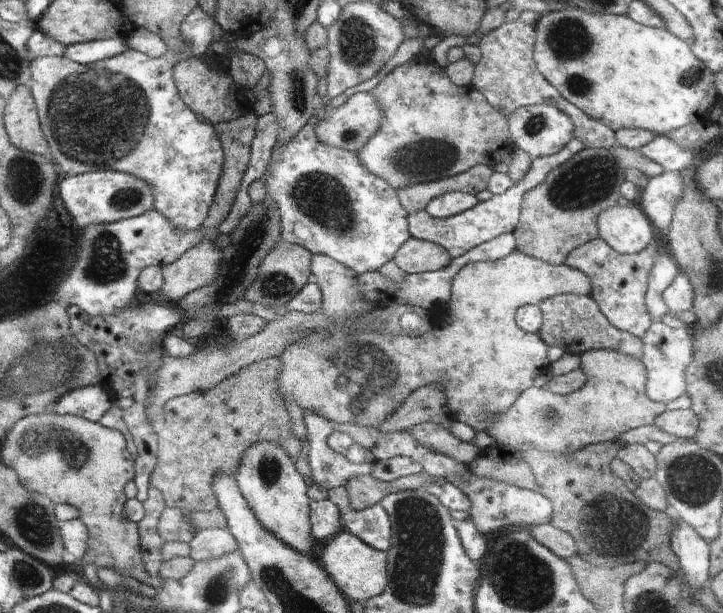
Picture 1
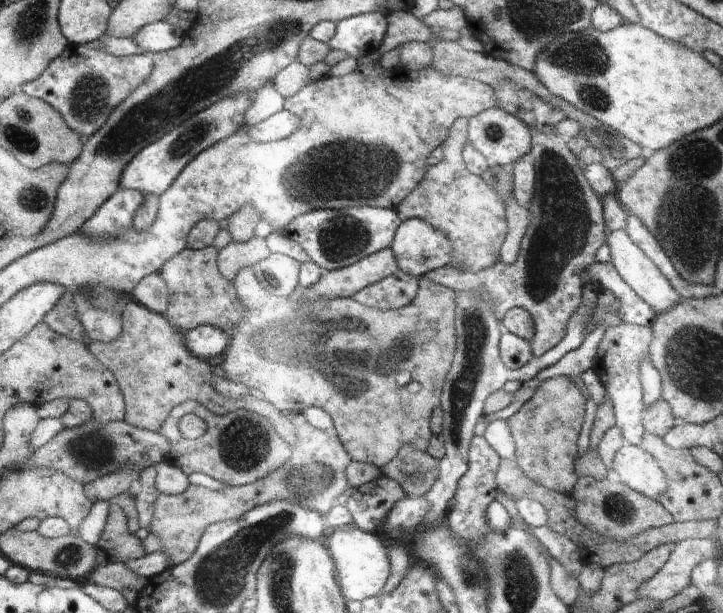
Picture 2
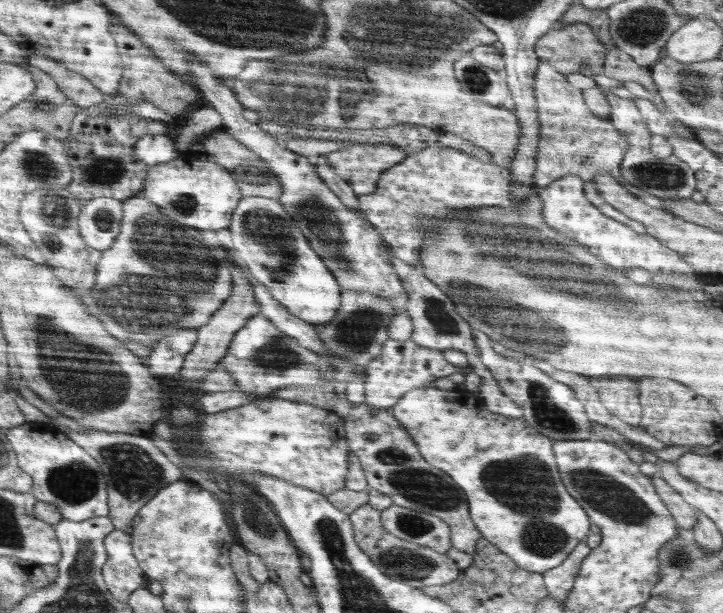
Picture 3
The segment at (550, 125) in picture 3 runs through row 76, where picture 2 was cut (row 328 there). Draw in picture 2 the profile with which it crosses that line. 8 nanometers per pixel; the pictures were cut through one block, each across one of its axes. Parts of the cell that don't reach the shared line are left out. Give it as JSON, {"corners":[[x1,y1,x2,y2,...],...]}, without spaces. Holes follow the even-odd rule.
{"corners":[[531,129,531,133,532,146,530,158,532,158,532,154,534,154,534,158,536,158,536,160,534,160,534,170,536,170,536,192,534,192,534,200,532,200,532,204,530,204,530,214,532,214,530,218,532,218,532,220,530,220,530,226,528,226,528,230,526,230,528,234,526,234,526,236,524,236,524,240,522,240,522,250,520,250,520,254,517,255,516,261,507,265,506,263,503,263,502,260,500,260,495,264,491,264,490,266,483,268,477,273,462,272,456,269,451,269,450,267,440,267,439,269,434,269,433,271,427,272,425,275,428,276,430,280,433,280,438,284,450,286,456,292,462,290,466,292,468,292,468,290,472,290,472,293,474,291,488,291,491,294,493,303,495,304,495,311,500,318,502,318,505,312,512,307,522,307,524,310,527,310,528,314,531,314,534,319,534,336,530,341,530,348,532,356,536,358,542,356,544,353,547,353,551,348,554,348,565,337,567,322,573,315,573,312,583,301,582,294,584,282,581,279,581,274,589,264,596,262,594,260,594,253,596,250,598,250,598,248,600,248,600,246,602,246,602,244,605,244,607,241,608,229,604,224,603,204,601,201,602,198,599,197,594,192,594,190,592,190,590,183,586,180,586,178,584,178,584,172,582,172,582,168,578,166,578,160,576,160,576,158,574,158,574,154,572,154,572,152,566,148,566,146,568,146,566,143,567,140,554,133,536,132,536,130,533,129]]}

